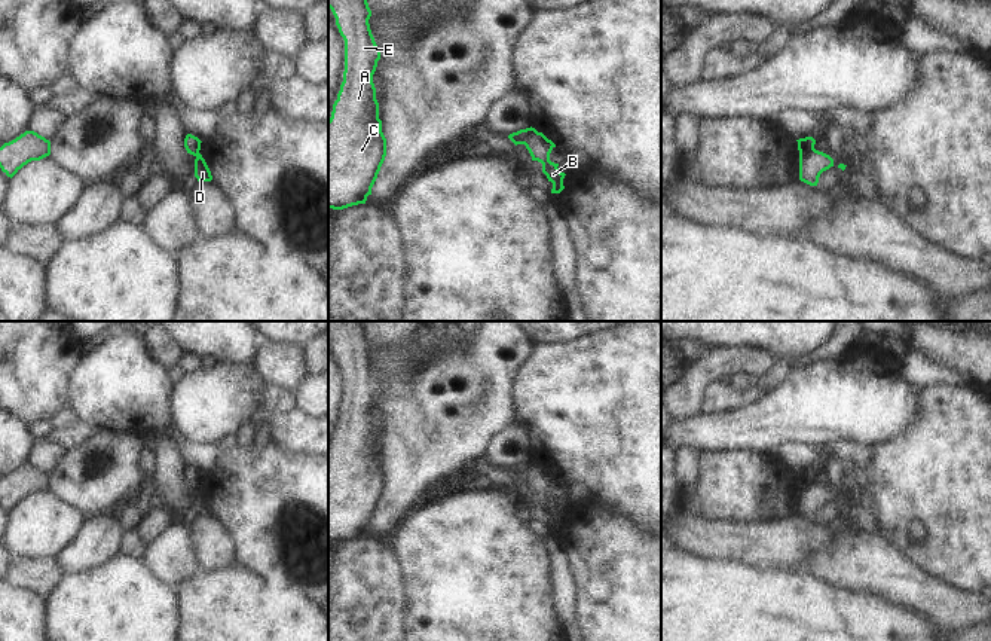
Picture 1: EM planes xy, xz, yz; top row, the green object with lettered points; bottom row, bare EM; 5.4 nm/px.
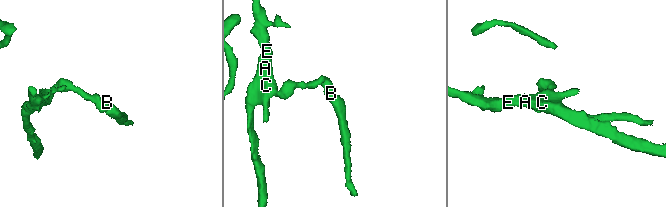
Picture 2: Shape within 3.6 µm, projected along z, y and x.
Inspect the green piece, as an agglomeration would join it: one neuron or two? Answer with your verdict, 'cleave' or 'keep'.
cleave

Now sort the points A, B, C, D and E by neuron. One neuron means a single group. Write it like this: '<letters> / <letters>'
A C E / B D

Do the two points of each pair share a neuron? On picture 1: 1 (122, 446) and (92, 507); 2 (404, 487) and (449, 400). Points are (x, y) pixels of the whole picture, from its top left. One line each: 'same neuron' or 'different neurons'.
1: same neuron
2: same neuron

